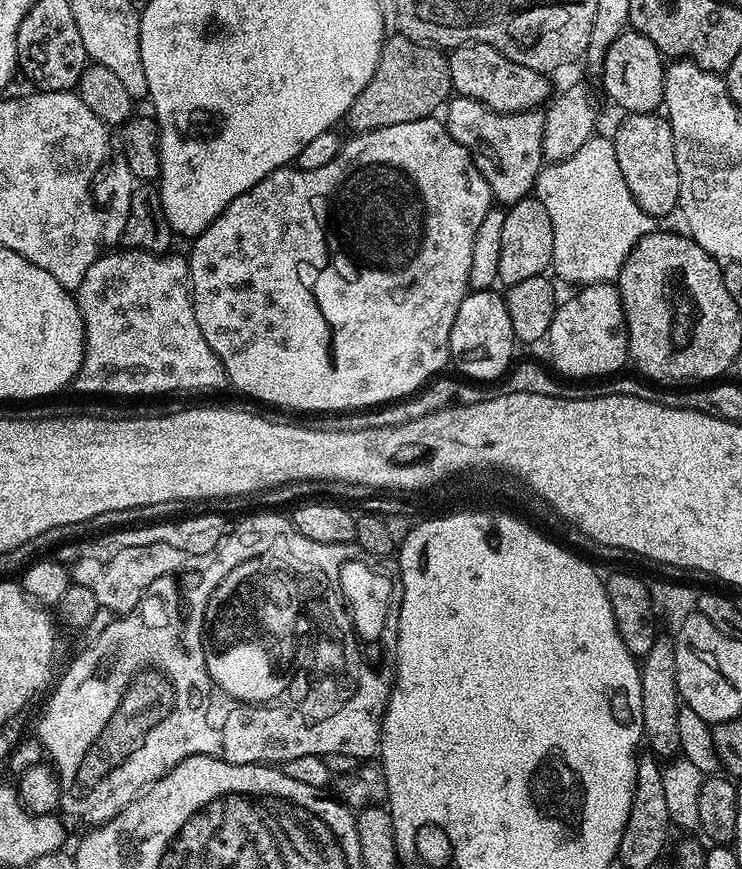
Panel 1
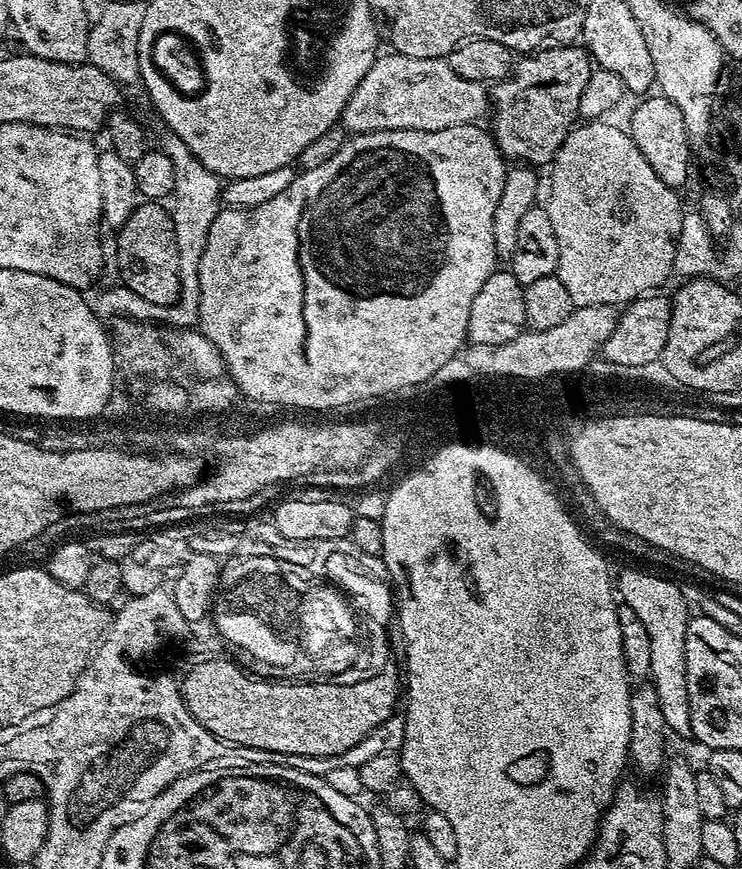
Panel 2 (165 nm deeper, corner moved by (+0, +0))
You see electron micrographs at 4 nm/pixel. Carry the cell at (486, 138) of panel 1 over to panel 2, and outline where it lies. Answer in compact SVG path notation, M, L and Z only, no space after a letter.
M553 46L525 55L511 76L490 88L490 131L505 161L551 165L578 120L579 100L594 69L580 46Z

